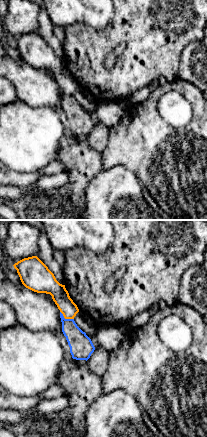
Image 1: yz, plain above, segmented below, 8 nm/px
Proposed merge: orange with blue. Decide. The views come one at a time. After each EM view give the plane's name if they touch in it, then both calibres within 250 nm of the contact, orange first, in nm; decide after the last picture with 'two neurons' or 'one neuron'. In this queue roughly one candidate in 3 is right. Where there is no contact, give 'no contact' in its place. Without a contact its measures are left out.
contact in yz; calibres 140 and 180 nm

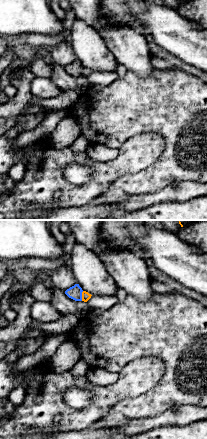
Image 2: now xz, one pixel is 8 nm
contact in xz; calibres 70 and 110 nm

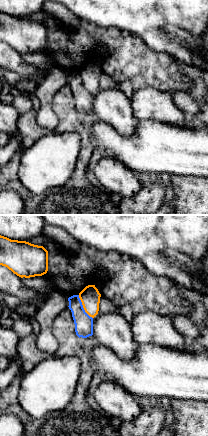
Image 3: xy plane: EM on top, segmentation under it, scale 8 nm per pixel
contact in xy; calibres 160 and 150 nm

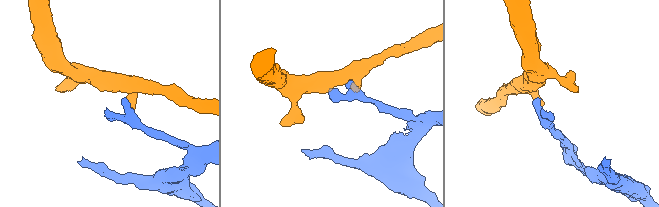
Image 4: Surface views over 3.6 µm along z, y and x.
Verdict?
two neurons

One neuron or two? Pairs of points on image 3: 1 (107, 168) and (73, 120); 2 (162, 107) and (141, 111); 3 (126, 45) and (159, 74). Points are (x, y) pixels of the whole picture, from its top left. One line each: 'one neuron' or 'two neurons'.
1: two neurons
2: one neuron
3: one neuron

